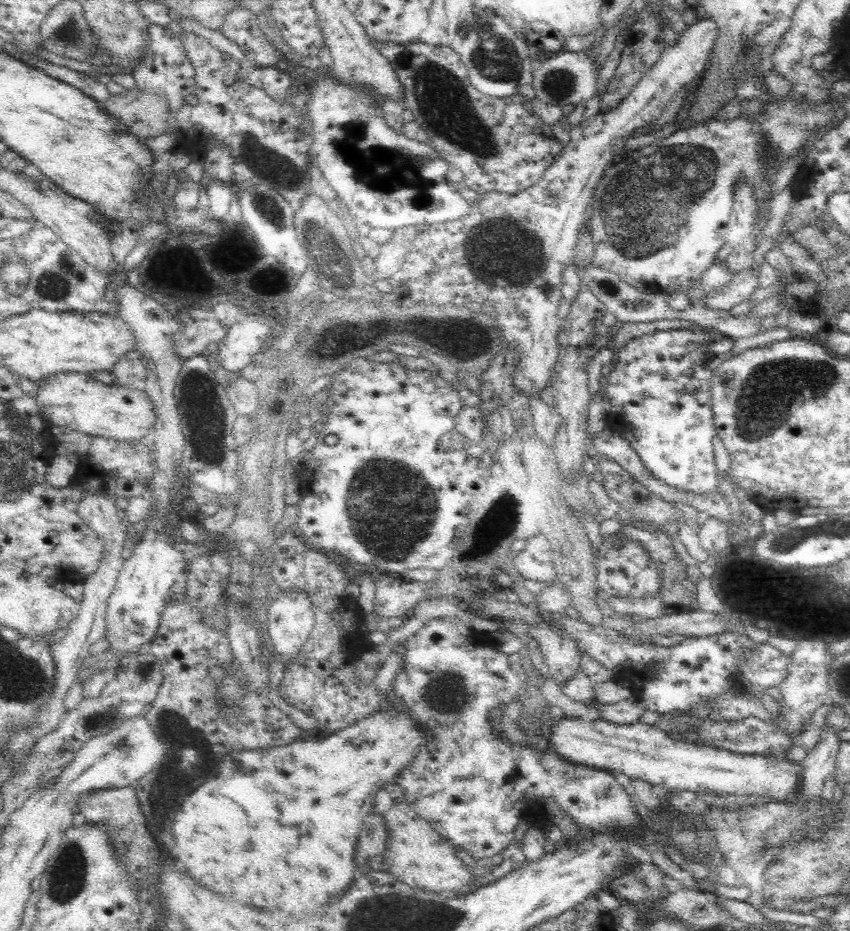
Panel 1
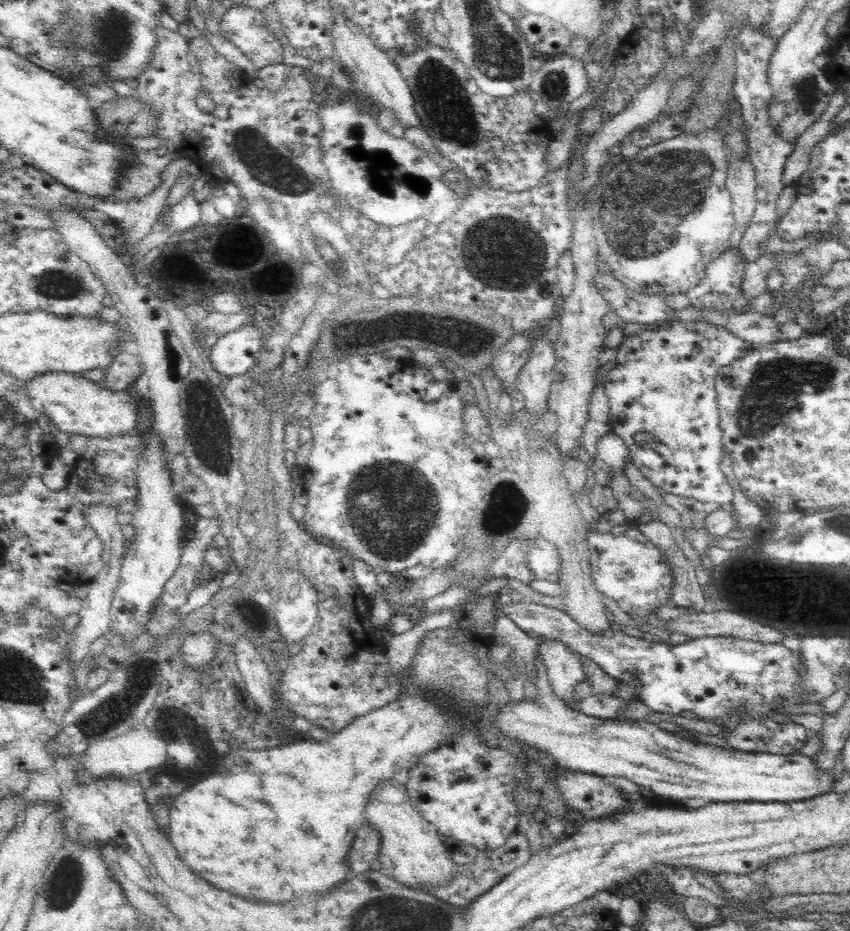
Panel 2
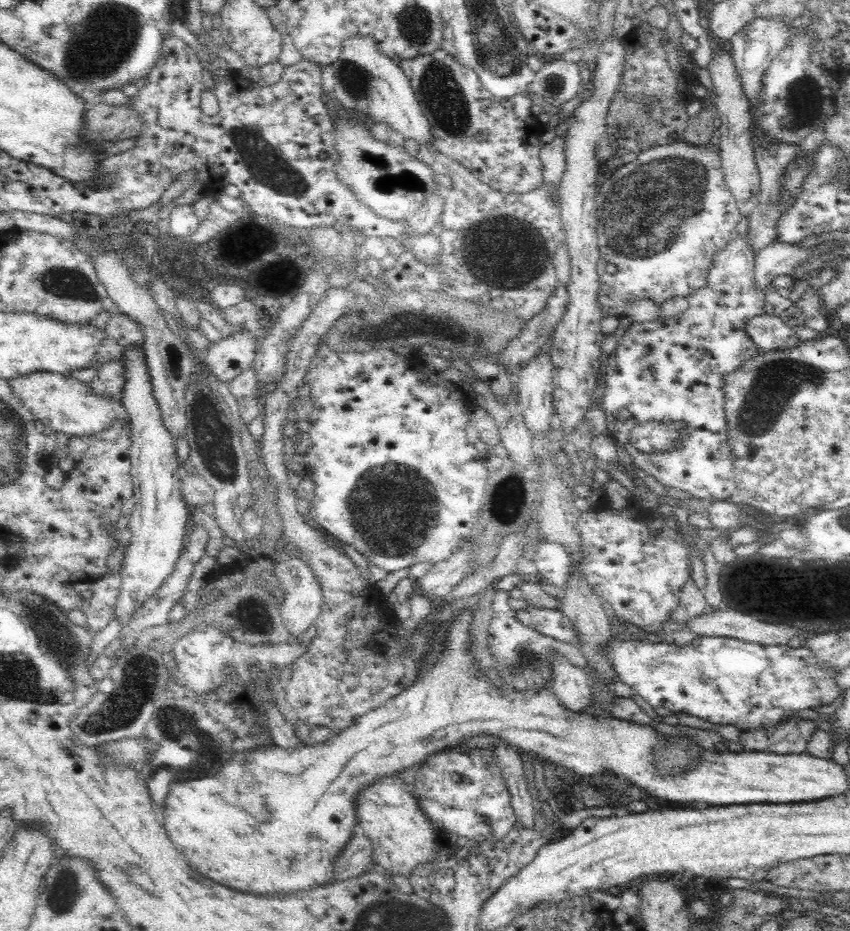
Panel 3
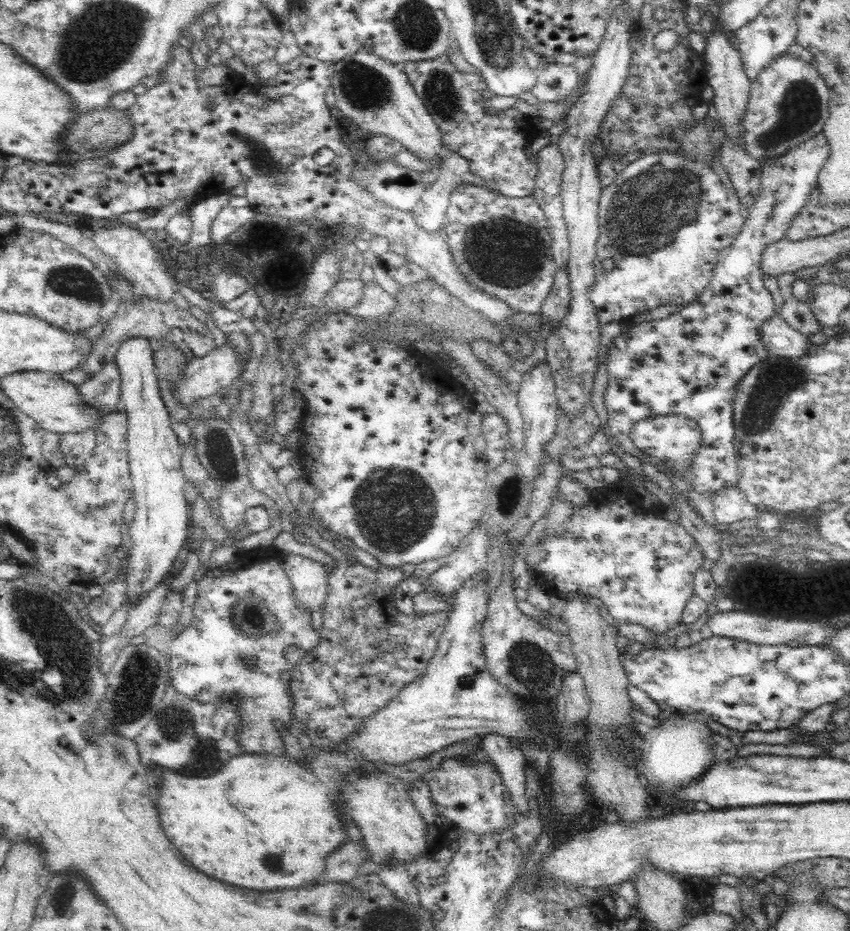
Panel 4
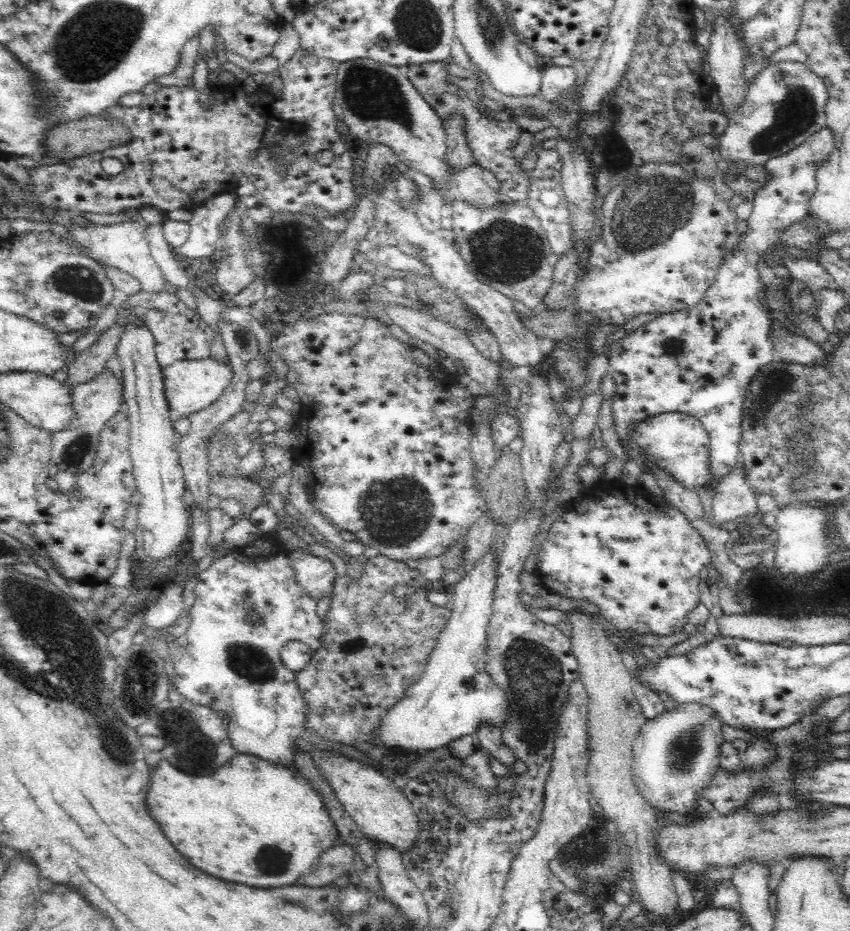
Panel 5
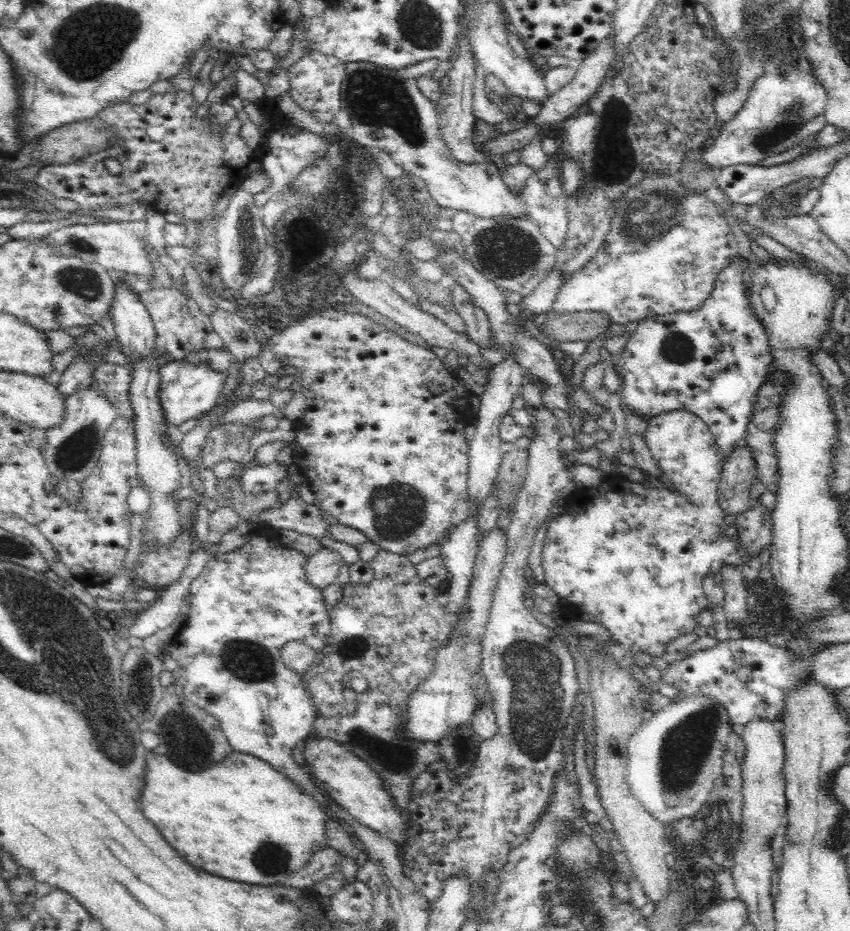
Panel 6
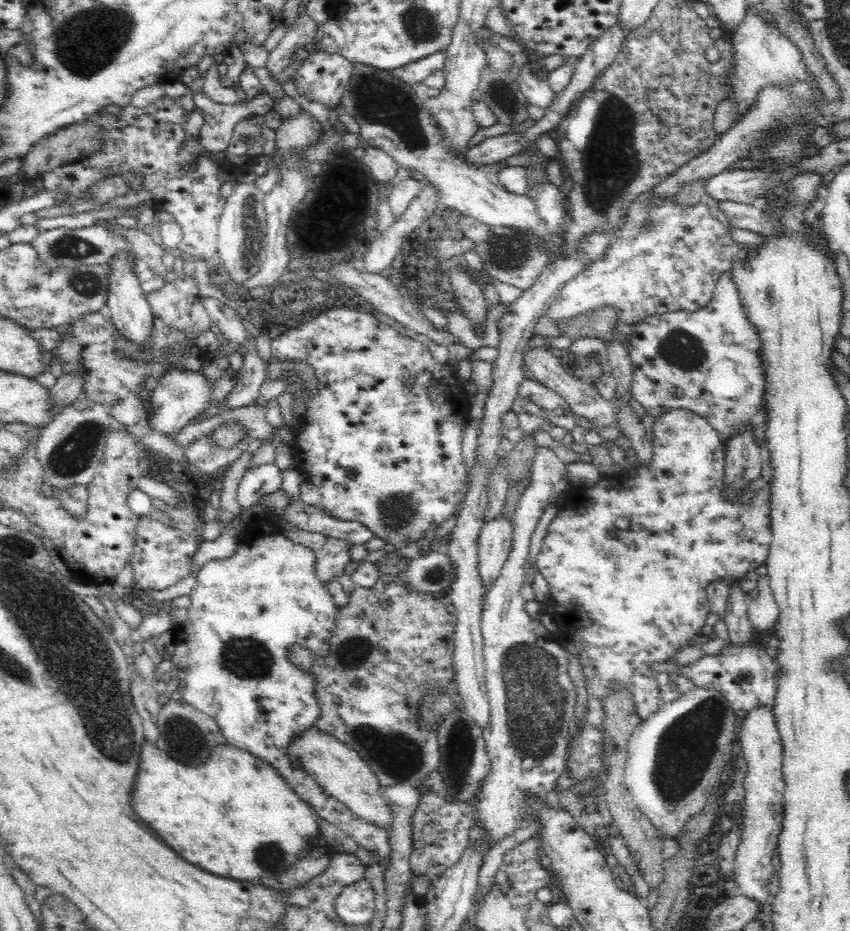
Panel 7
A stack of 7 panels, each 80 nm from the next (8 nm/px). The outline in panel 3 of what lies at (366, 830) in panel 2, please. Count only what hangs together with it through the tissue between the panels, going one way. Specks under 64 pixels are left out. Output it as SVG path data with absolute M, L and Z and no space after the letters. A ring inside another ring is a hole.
M357 827L352 839L340 858L334 862L335 881L343 882L351 878L359 878L362 873L373 869L374 847L370 840L362 833L362 828Z

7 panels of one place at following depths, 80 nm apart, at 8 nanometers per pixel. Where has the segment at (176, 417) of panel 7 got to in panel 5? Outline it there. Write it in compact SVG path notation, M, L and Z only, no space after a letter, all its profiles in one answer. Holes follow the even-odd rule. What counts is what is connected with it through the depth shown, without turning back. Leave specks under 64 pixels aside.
M211 356L201 360L178 360L164 368L162 374L167 404L174 407L183 418L210 406L211 402L223 394L234 376L230 362L217 360Z

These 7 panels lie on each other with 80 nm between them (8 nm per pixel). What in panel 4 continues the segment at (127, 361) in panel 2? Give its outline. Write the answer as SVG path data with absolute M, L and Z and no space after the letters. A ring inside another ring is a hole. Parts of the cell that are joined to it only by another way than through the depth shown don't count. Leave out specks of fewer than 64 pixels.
M115 362L109 363L79 386L80 396L102 415L115 413L121 407L121 382L118 366Z

